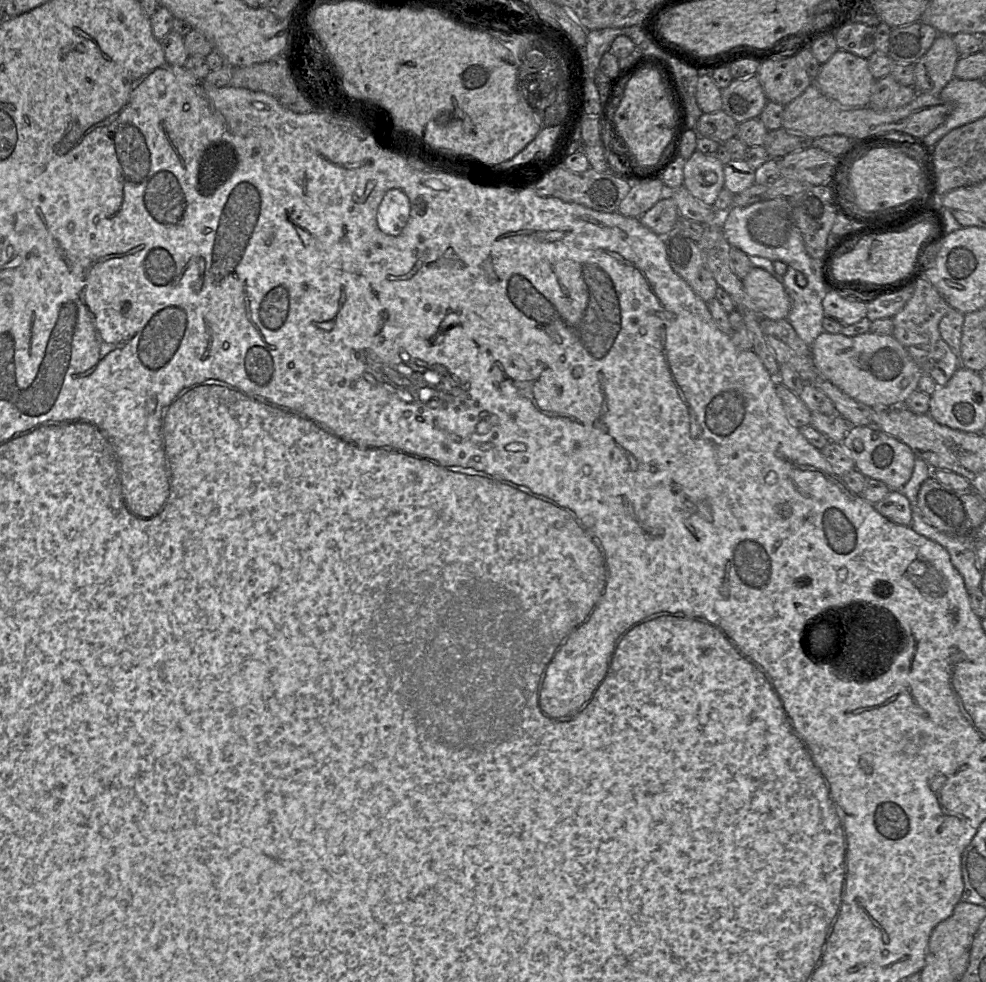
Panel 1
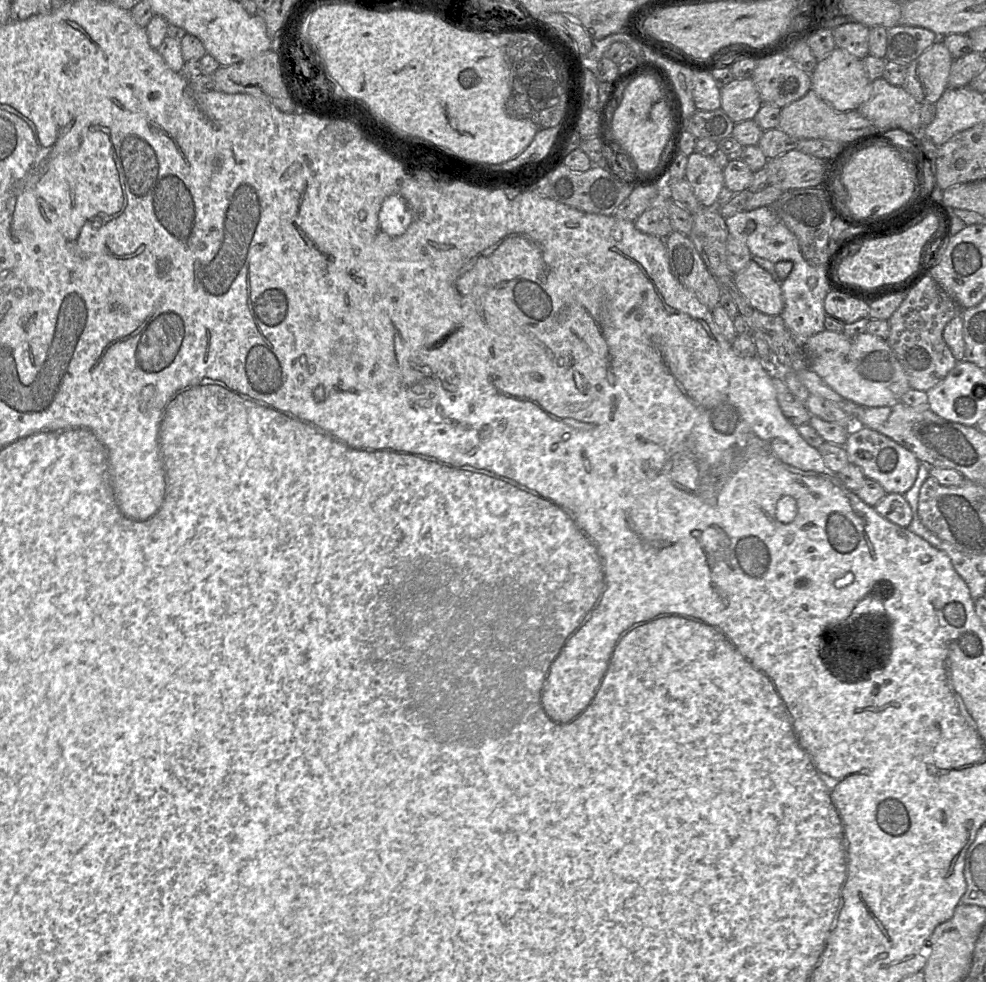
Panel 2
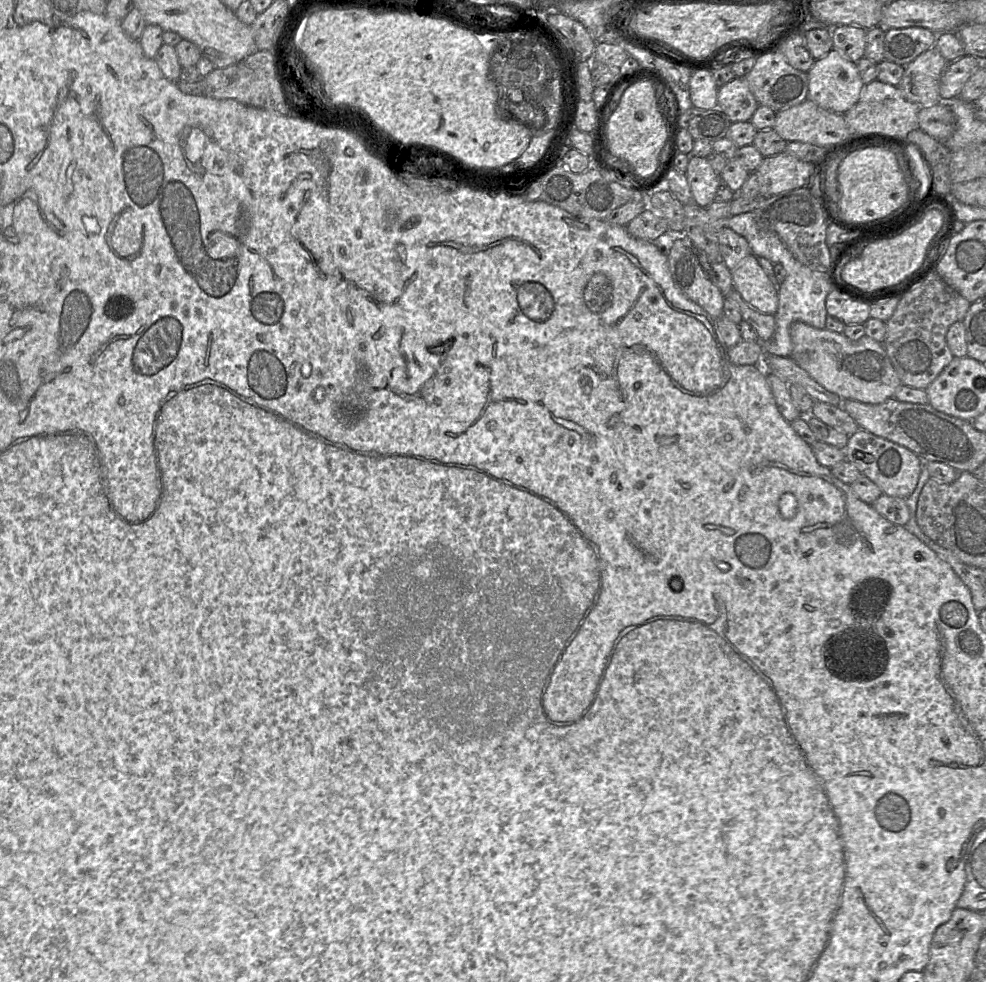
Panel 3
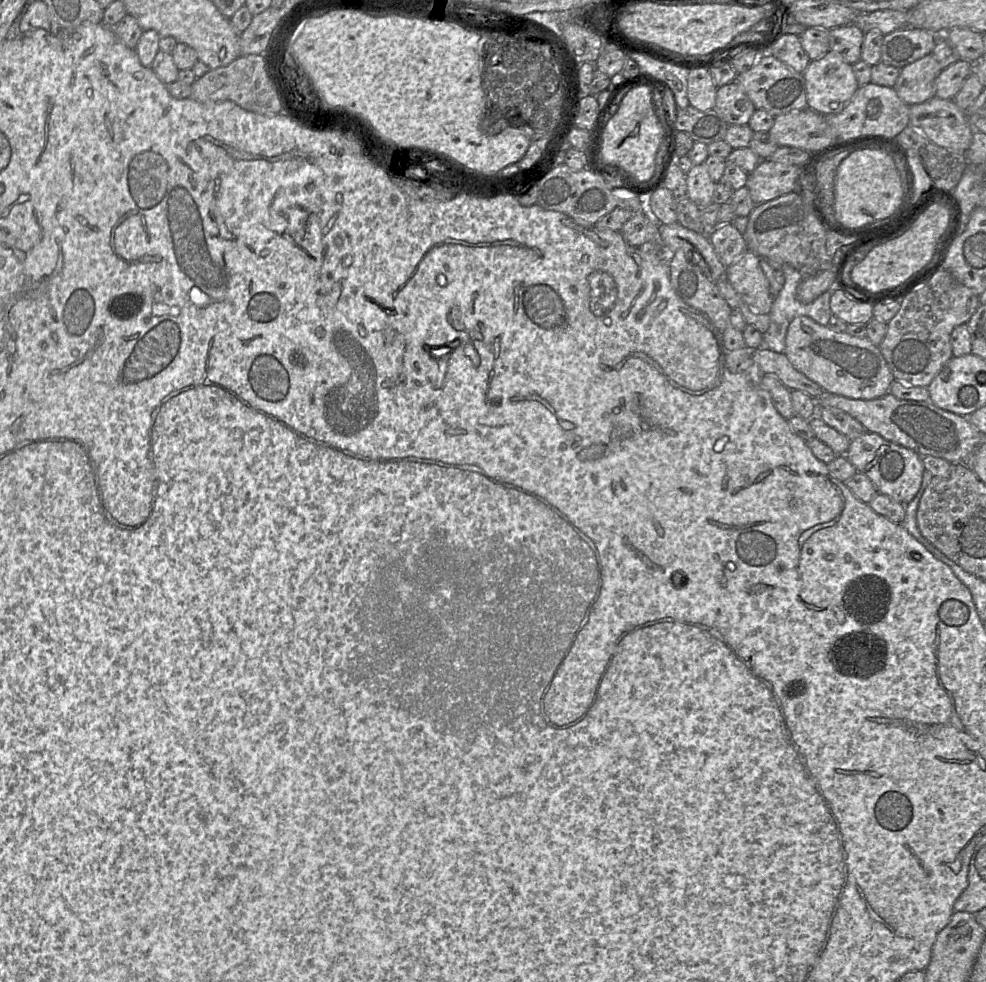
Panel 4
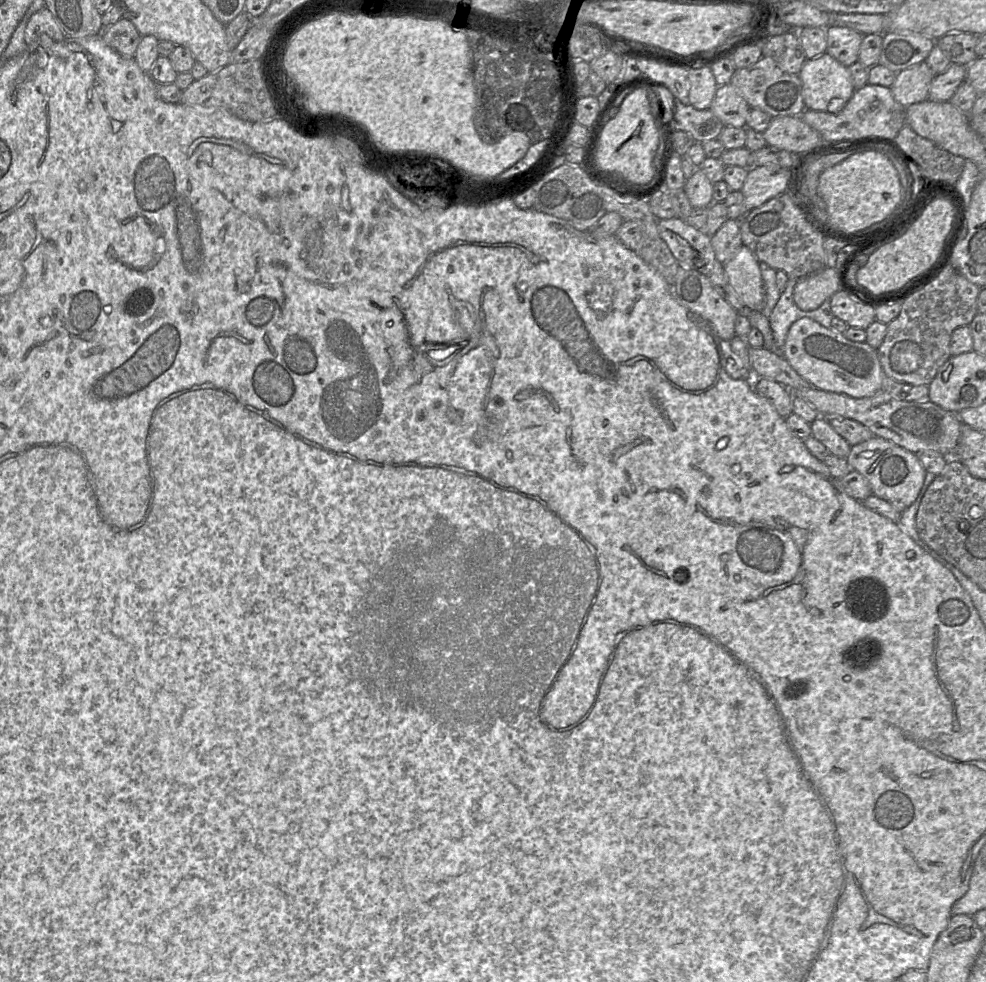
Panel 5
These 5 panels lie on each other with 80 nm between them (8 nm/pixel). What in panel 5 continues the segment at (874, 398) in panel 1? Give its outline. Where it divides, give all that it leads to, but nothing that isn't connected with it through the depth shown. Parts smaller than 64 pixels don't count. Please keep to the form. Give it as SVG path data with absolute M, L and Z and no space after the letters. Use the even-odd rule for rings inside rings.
M803 317L791 324L780 351L791 367L815 388L854 398L870 397L883 390L886 375L877 349L866 341L849 340L843 333L824 327L811 318Z

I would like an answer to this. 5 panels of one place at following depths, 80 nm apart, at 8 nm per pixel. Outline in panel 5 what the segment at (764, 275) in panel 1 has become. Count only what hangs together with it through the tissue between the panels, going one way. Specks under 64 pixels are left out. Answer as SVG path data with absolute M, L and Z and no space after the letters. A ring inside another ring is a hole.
M742 245L723 264L729 284L739 300L755 311L762 311L766 303L766 293L759 263L749 248Z

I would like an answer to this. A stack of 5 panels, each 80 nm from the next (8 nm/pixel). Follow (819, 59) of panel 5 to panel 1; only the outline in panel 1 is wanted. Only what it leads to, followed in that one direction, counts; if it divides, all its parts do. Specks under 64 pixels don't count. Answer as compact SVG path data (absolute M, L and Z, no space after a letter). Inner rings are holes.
M840 49L821 64L818 75L813 79L825 96L851 107L869 105L875 81L867 59Z

